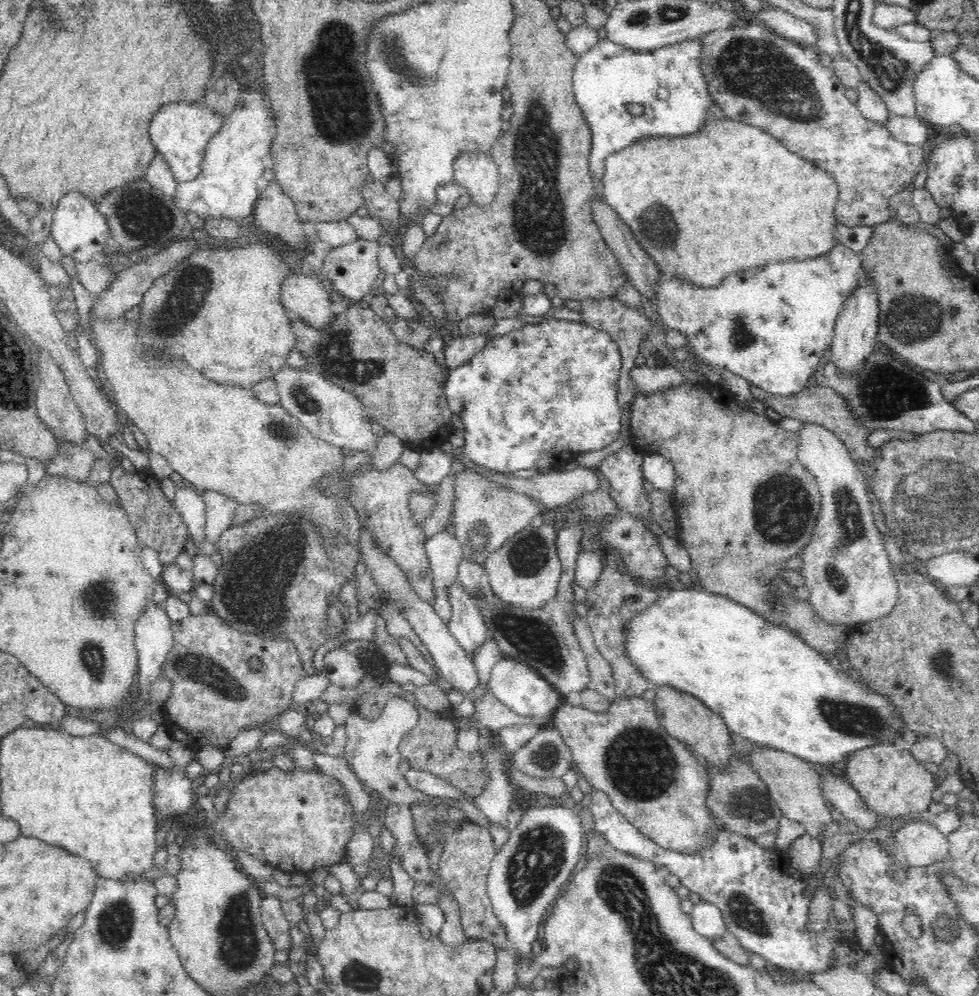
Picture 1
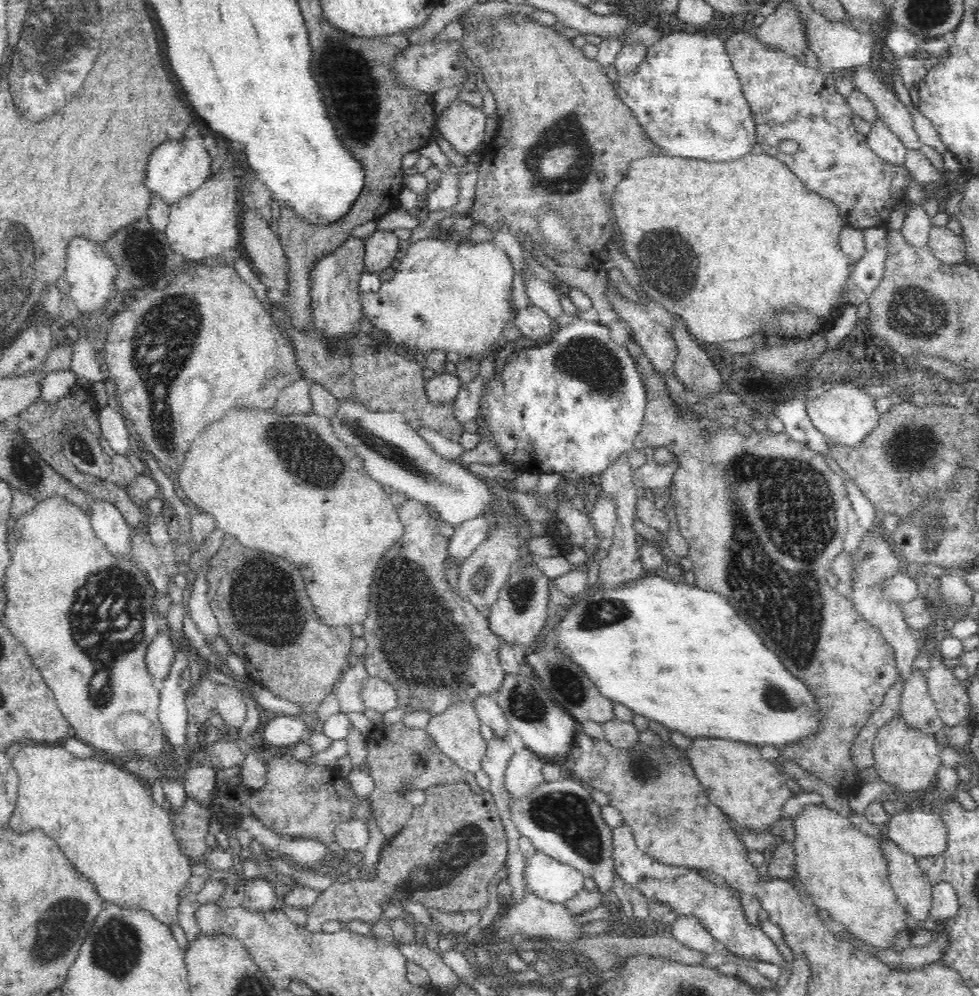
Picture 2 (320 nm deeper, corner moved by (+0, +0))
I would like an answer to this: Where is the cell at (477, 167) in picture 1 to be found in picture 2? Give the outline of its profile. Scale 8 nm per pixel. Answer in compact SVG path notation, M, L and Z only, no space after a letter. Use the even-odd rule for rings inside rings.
M457 97L437 118L437 127L453 150L467 158L483 142L486 121L482 110Z

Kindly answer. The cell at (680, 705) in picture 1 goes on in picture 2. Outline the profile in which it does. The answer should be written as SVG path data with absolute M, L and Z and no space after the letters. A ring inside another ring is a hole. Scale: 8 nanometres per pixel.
M697 738L691 740L691 747L684 751L693 772L698 776L702 788L712 804L736 822L748 834L768 834L773 824L786 818L784 804L793 797L786 783L786 777L760 756L755 744L736 742L732 739Z

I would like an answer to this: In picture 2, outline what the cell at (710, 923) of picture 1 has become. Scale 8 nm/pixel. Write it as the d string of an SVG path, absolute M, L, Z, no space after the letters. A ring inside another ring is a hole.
M678 915L671 930L673 937L688 949L696 950L704 956L716 952L714 937L702 929L702 923L694 915Z

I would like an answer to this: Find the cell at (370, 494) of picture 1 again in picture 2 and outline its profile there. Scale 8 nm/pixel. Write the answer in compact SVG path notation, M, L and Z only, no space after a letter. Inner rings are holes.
M412 500L406 501L401 504L400 508L397 508L400 520L404 525L404 534L398 539L397 543L393 547L389 547L385 551L384 557L380 559L376 574L374 576L374 584L372 584L372 590L369 598L370 612L368 618L364 620L364 640L367 643L367 647L363 652L362 664L366 667L366 671L370 677L380 678L389 685L392 685L396 690L398 698L398 707L405 714L410 714L416 711L428 711L430 716L436 716L442 714L448 710L452 704L473 704L478 698L493 698L497 700L497 694L500 691L501 683L505 677L505 670L503 669L499 654L501 651L501 642L499 639L490 631L489 618L483 616L480 613L478 607L464 599L450 584L445 576L445 563L447 562L449 552L450 538L445 537L439 531L439 516L423 502Z

